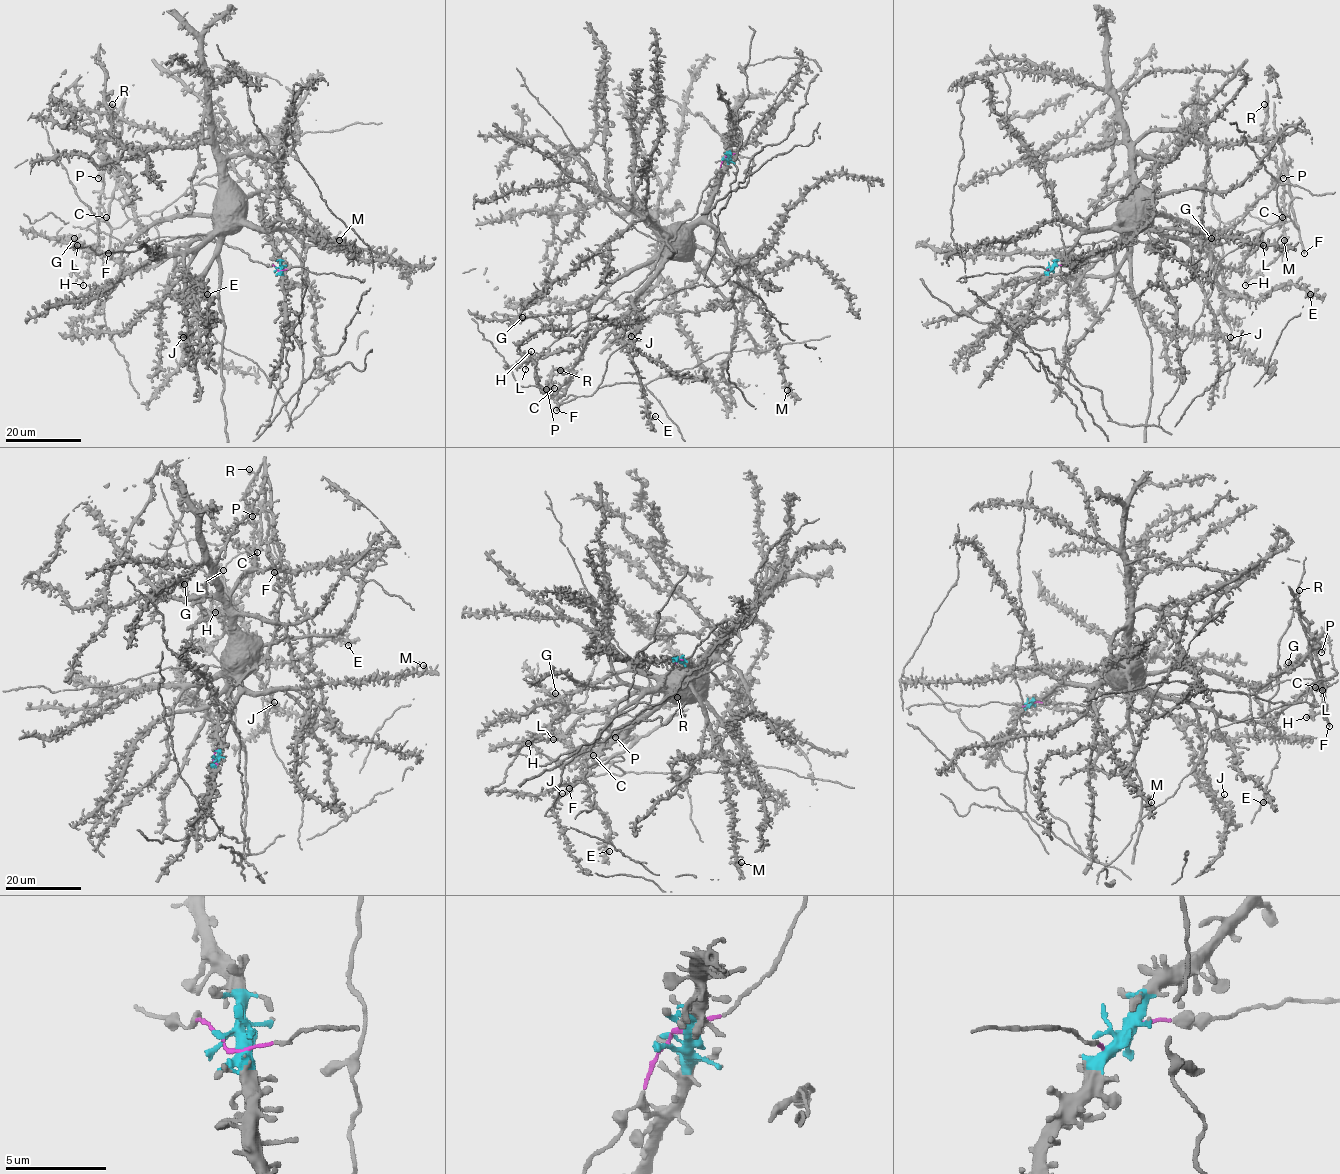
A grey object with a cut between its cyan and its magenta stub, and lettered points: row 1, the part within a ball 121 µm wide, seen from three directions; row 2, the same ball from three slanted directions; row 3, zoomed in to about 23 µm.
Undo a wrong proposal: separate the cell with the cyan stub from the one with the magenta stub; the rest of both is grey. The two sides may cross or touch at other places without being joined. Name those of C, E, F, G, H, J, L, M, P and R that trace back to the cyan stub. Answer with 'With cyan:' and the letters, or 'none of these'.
With cyan: E, G, J, L, M

